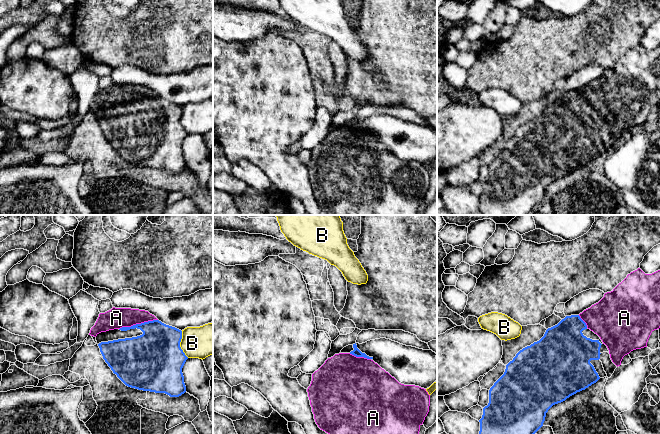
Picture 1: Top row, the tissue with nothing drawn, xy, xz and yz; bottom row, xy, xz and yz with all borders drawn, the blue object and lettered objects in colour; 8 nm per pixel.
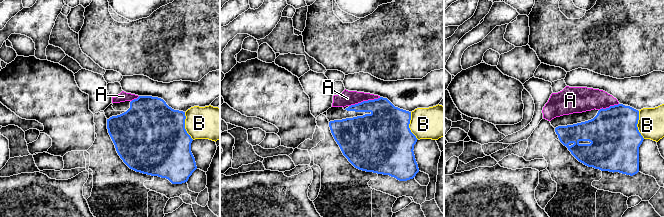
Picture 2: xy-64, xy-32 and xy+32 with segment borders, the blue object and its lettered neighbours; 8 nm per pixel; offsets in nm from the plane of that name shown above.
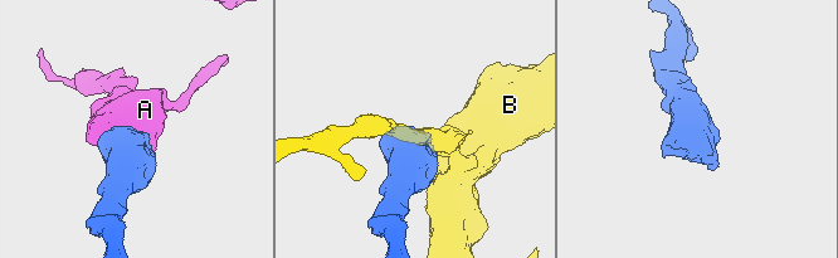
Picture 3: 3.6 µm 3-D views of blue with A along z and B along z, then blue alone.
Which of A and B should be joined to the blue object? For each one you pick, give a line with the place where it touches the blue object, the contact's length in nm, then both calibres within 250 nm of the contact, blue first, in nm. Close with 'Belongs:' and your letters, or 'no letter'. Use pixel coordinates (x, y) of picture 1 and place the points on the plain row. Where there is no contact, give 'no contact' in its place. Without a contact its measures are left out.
A: contact xy (138, 100); length 320 nm; calibres 360 and 170 nm
Belongs: A

